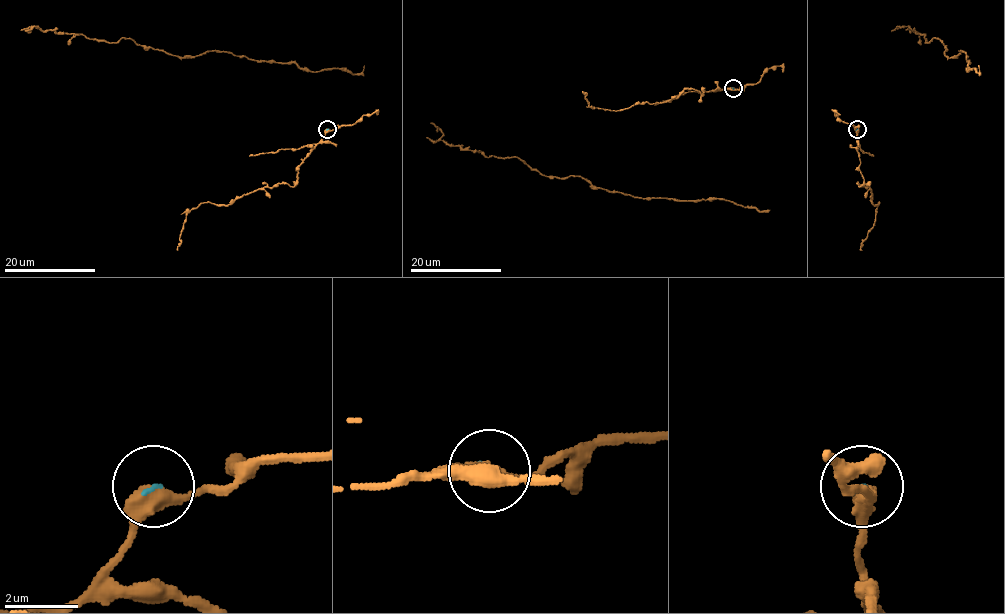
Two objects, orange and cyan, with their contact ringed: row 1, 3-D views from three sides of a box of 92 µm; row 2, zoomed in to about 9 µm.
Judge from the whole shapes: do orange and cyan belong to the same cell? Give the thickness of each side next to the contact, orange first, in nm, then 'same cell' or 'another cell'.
460/90 nm | another cell

